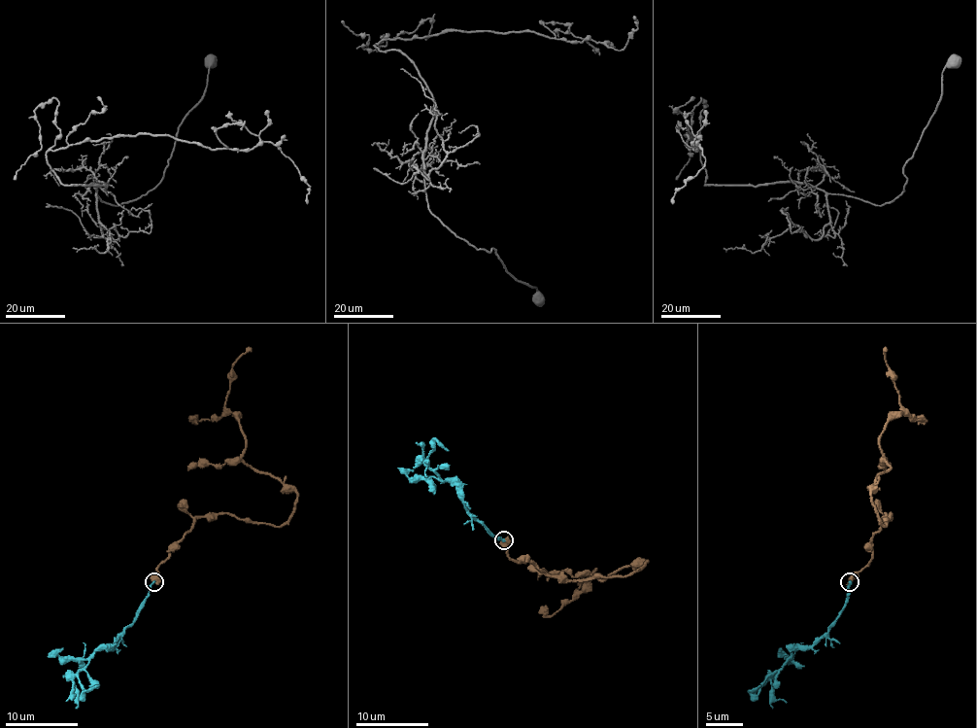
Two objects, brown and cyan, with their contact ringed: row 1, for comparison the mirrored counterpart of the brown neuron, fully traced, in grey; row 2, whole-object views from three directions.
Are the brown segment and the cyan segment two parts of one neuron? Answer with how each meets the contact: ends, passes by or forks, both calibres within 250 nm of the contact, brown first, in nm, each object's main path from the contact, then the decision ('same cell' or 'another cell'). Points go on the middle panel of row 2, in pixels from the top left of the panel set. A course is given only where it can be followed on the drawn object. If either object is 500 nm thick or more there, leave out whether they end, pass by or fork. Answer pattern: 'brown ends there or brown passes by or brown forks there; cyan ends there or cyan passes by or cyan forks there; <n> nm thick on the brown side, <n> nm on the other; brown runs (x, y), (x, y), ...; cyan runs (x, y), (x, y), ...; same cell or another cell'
600 nm thick on the brown side, 240 nm on the other; brown runs (504, 539), (512, 559), (550, 575), (630, 575), (646, 561), (602, 579), (595, 571), (575, 590), (601, 575); cyan runs (504, 539), (495, 537), (460, 501), (460, 494), (428, 463), (433, 444), (439, 440), (448, 450); another cell

